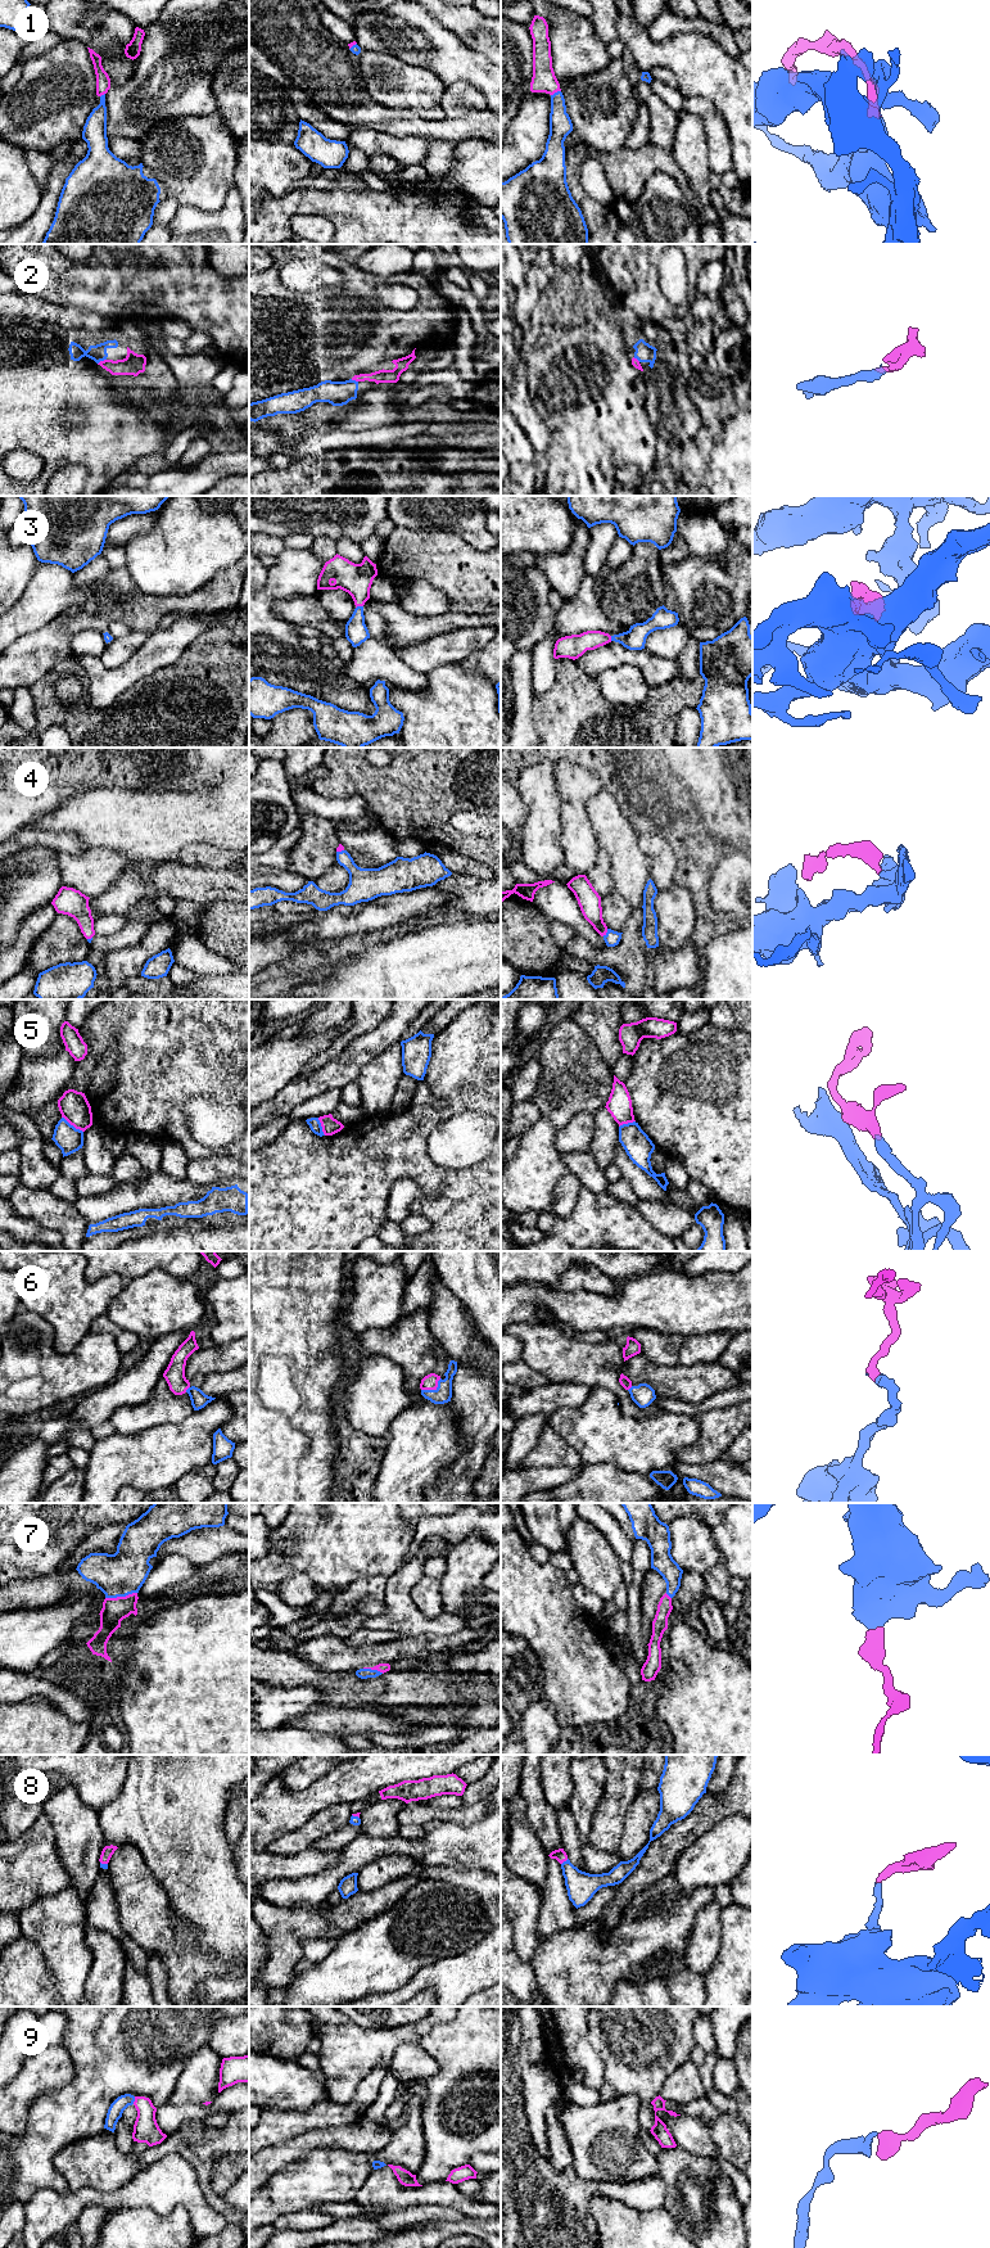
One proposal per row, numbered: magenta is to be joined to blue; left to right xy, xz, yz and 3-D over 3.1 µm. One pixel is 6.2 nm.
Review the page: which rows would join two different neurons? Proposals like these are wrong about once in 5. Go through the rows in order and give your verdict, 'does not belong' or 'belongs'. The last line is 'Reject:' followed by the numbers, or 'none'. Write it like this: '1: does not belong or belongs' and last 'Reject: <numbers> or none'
1: belongs
2: belongs
3: belongs
4: belongs
5: does not belong
6: belongs
7: belongs
8: belongs
9: belongs
Reject: 5

